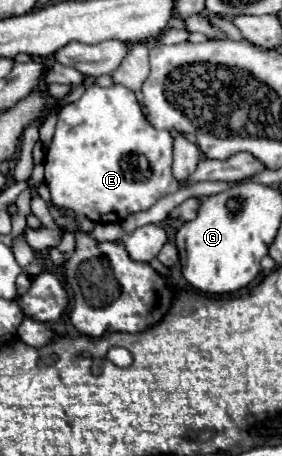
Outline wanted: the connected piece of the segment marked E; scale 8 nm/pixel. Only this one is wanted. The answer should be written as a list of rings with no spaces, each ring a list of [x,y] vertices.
[[[116,84],[110,88],[88,86],[80,100],[64,106],[58,116],[54,138],[44,156],[46,186],[56,206],[88,216],[92,222],[120,224],[128,214],[148,210],[160,198],[174,194],[180,182],[172,176],[172,134],[154,128],[142,114],[134,92]]]

